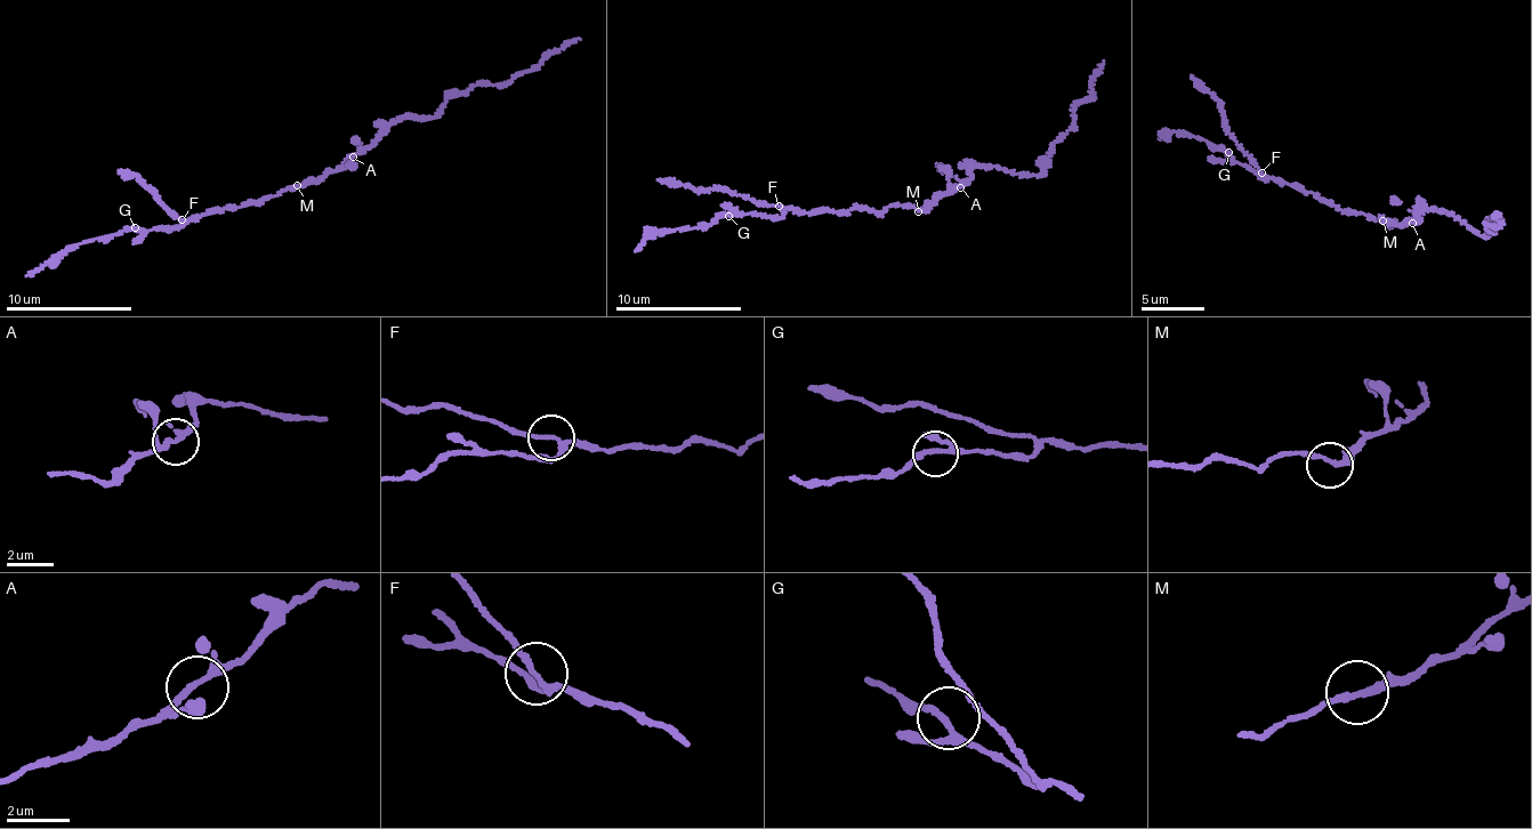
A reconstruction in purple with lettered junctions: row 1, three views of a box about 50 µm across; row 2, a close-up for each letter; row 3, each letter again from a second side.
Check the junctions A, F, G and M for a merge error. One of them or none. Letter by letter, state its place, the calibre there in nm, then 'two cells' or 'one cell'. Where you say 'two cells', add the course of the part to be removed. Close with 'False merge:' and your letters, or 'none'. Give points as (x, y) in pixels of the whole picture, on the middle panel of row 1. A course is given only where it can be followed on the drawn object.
A: place (960, 187); calibre 170 nm; one cell
F: place (779, 206); calibre 160 nm; two cells; course (777, 206), (757, 204), (726, 191), (675, 186), (658, 179)
G: place (728, 216); calibre 190 nm; one cell
M: place (918, 211); calibre 220 nm; one cell
False merge: F

